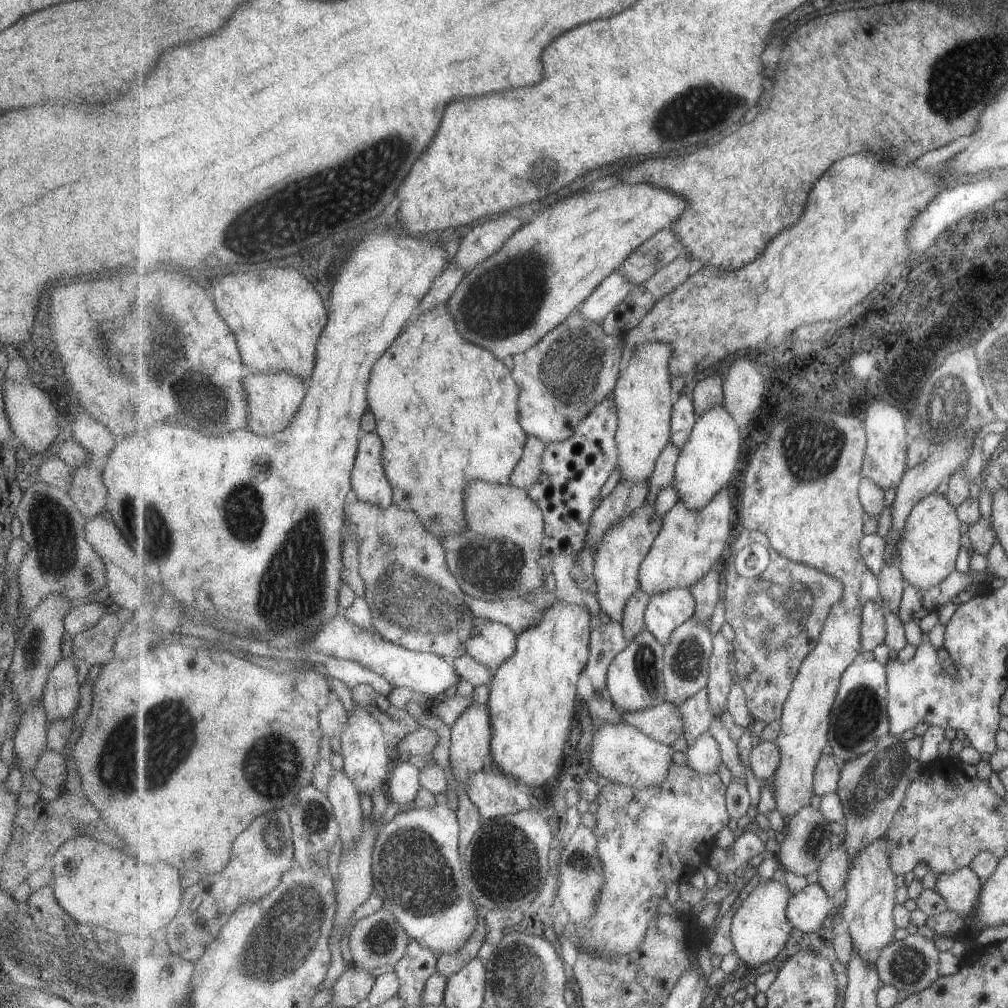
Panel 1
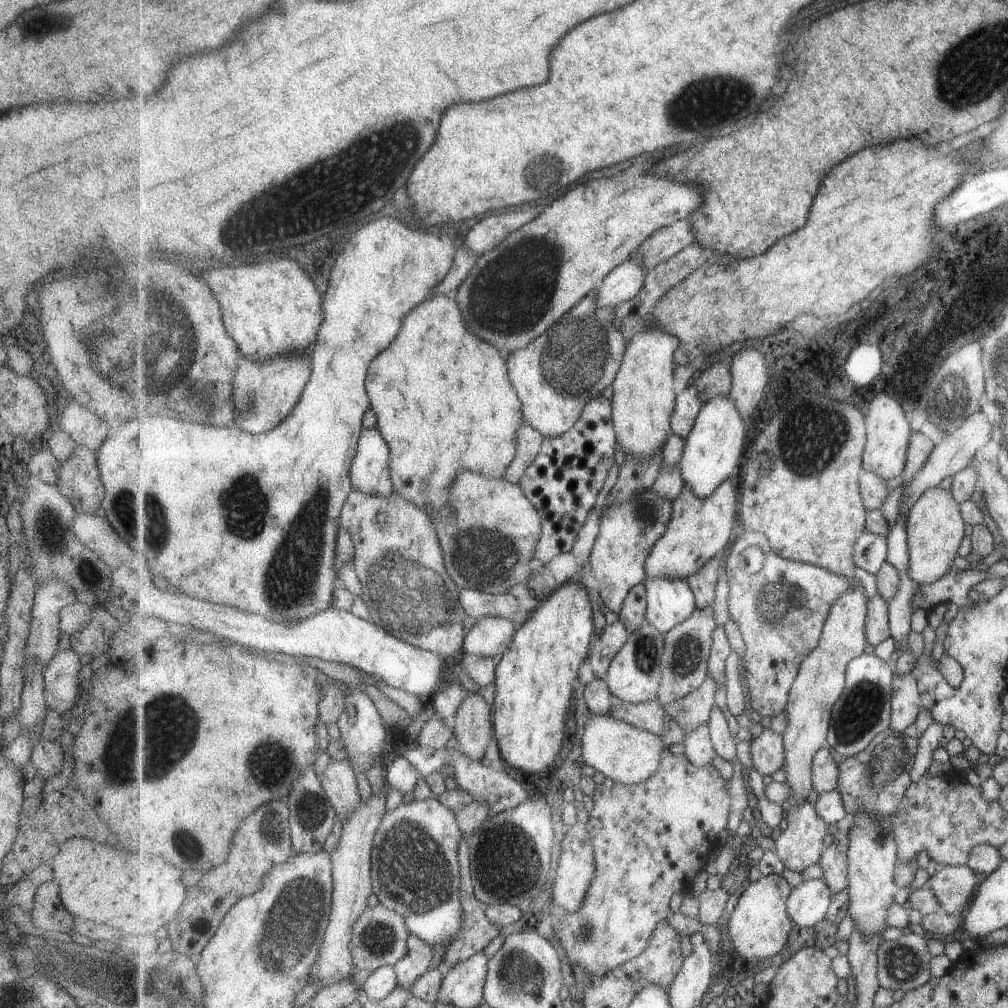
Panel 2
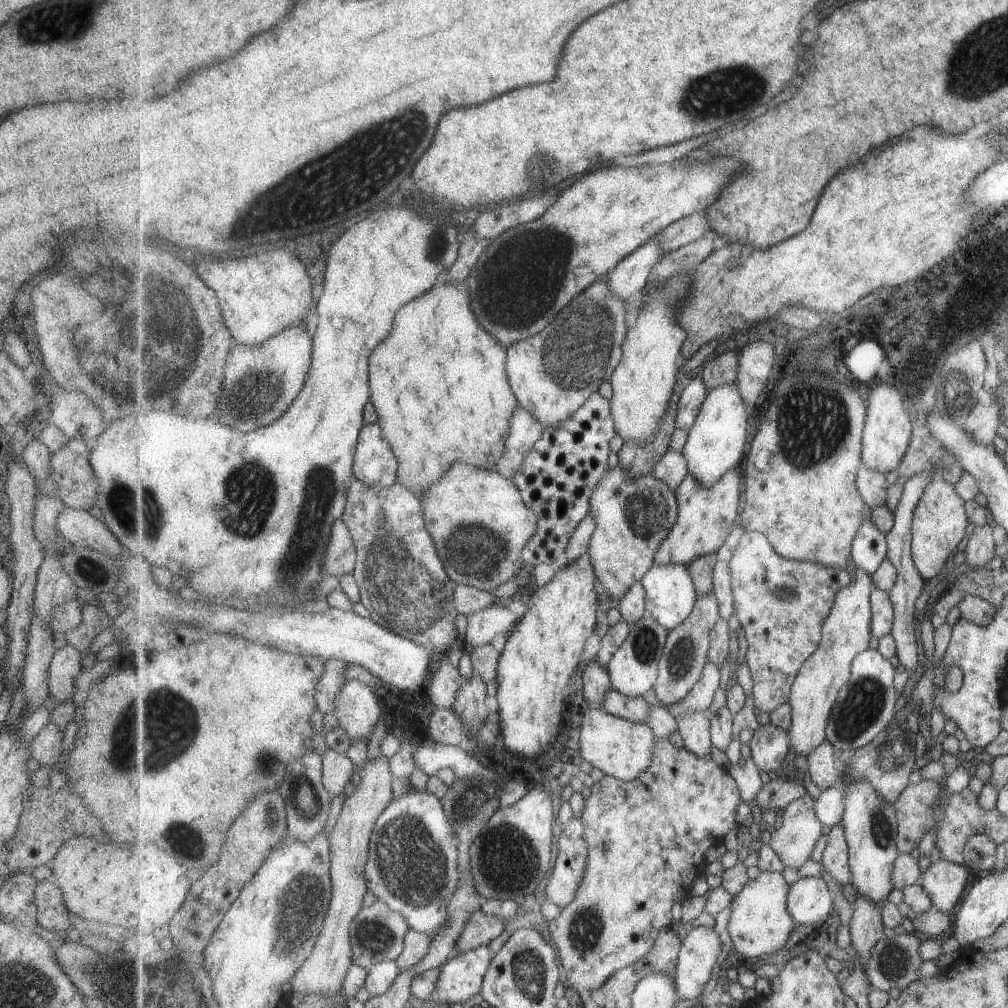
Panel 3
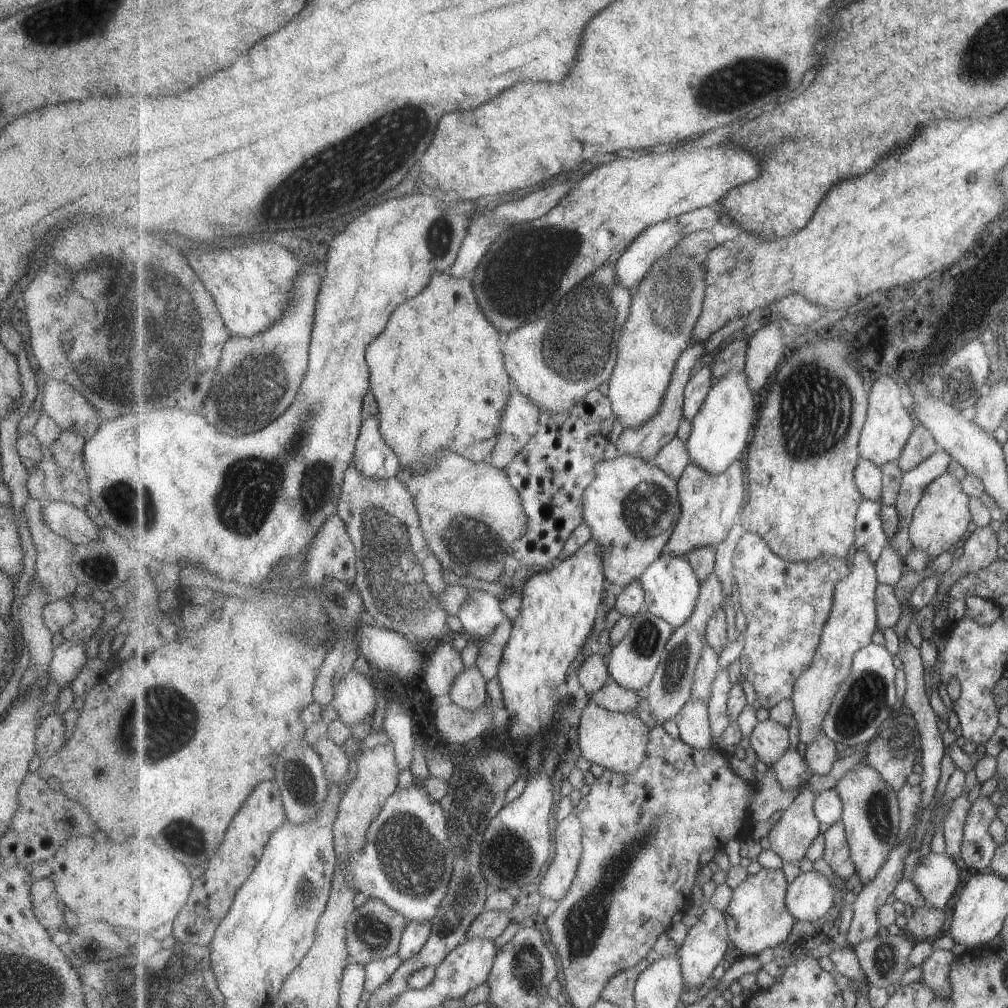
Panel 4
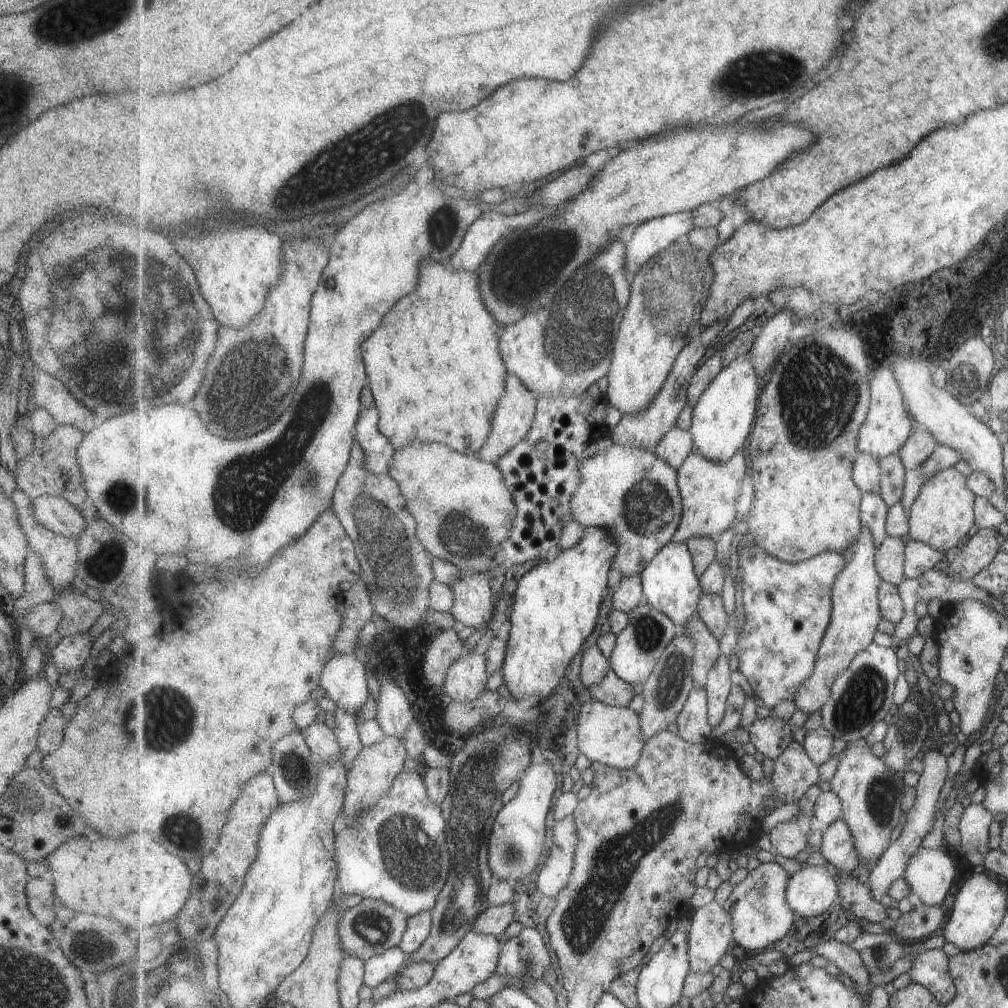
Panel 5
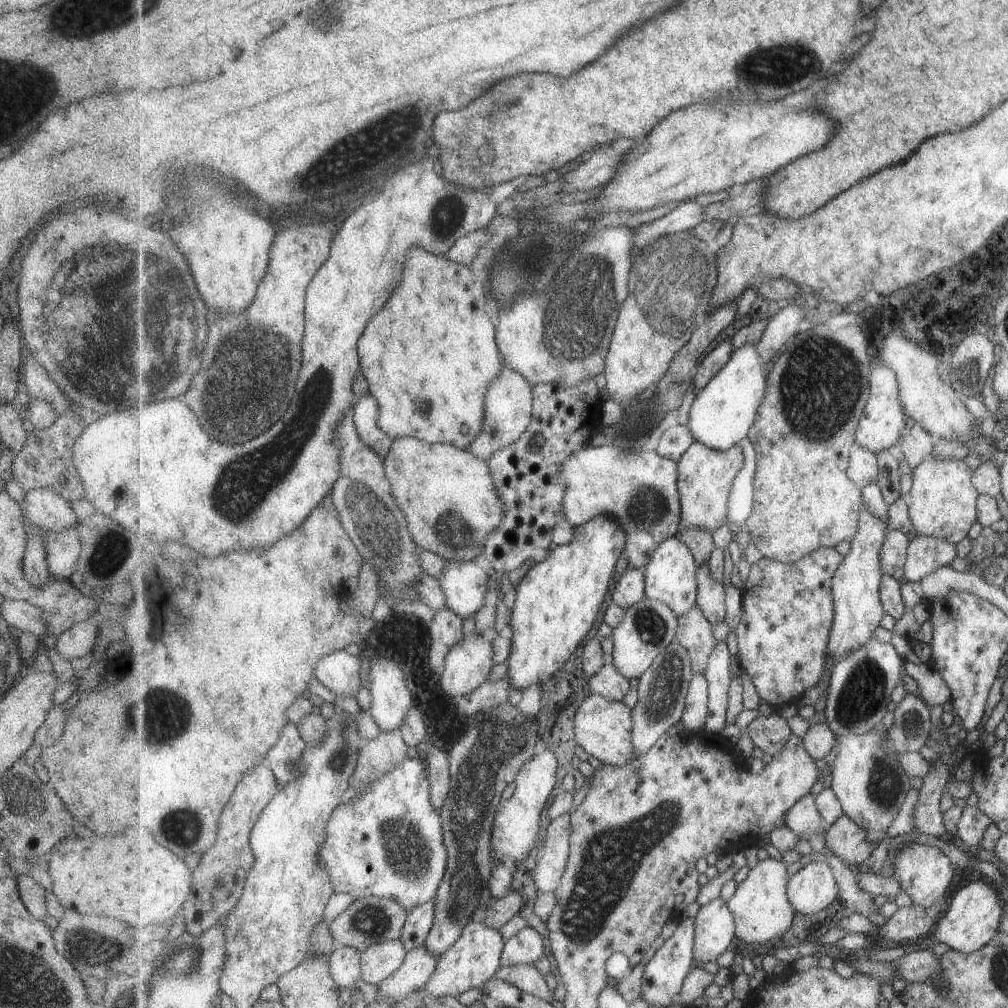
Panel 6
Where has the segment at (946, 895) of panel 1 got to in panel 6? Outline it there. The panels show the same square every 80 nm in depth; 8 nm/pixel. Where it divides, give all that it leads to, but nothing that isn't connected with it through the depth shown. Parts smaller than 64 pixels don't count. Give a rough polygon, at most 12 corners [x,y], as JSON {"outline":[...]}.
{"outline":[[907,844],[894,876],[916,905],[929,908],[953,878],[938,846]]}

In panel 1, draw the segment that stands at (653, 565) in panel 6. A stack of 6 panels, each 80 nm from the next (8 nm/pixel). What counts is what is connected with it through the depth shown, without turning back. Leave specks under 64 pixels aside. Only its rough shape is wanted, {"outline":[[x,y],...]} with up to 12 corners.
{"outline":[[681,587],[651,595],[645,630],[666,646],[696,600]]}

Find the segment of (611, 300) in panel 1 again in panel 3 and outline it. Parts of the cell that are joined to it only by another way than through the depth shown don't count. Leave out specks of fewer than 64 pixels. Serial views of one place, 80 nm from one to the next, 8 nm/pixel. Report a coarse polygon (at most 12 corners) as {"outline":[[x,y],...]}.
{"outline":[[652,237],[607,274],[625,301],[645,288],[665,252]]}

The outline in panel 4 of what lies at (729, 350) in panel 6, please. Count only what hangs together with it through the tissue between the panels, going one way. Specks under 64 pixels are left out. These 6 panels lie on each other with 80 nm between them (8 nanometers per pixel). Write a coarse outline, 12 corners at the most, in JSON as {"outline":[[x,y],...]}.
{"outline":[[712,362],[687,383],[684,418],[697,416],[714,387]]}

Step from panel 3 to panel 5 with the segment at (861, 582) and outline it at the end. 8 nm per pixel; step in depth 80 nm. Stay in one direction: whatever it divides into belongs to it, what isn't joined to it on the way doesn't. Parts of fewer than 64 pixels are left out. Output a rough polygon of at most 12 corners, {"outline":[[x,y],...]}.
{"outline":[[862,528],[834,582],[816,671],[794,698],[807,717],[873,643],[884,619],[879,547]]}

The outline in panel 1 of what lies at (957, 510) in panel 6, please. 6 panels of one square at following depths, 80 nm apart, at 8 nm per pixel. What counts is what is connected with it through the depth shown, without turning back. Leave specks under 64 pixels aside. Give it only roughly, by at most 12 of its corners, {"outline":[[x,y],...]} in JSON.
{"outline":[[933,493],[908,516],[900,546],[907,584],[928,589],[959,550],[956,507]]}

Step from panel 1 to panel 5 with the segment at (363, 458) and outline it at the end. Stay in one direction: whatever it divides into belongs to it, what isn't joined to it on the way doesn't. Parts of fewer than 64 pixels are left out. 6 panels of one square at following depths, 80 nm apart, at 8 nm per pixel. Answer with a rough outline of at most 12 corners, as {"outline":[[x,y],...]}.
{"outline":[[378,407],[363,410],[356,441],[366,469],[390,472],[397,451],[381,432]]}

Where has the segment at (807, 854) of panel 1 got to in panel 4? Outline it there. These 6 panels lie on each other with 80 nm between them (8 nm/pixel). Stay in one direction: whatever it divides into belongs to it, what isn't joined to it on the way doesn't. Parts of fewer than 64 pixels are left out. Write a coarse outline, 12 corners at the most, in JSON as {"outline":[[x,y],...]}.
{"outline":[[805,789],[770,830],[770,848],[799,863],[824,831]]}

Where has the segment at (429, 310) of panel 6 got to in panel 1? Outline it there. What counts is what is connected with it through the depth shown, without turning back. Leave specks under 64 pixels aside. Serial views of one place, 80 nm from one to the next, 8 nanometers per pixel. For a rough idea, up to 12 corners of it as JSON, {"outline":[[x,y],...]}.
{"outline":[[441,303],[375,364],[394,503],[441,542],[528,441],[512,370]]}

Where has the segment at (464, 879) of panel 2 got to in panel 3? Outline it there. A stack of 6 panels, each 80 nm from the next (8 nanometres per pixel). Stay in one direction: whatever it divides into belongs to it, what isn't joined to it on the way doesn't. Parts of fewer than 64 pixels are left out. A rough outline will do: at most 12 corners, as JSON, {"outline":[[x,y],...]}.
{"outline":[[473,911],[461,936],[457,954],[489,945],[503,934],[506,922]]}

